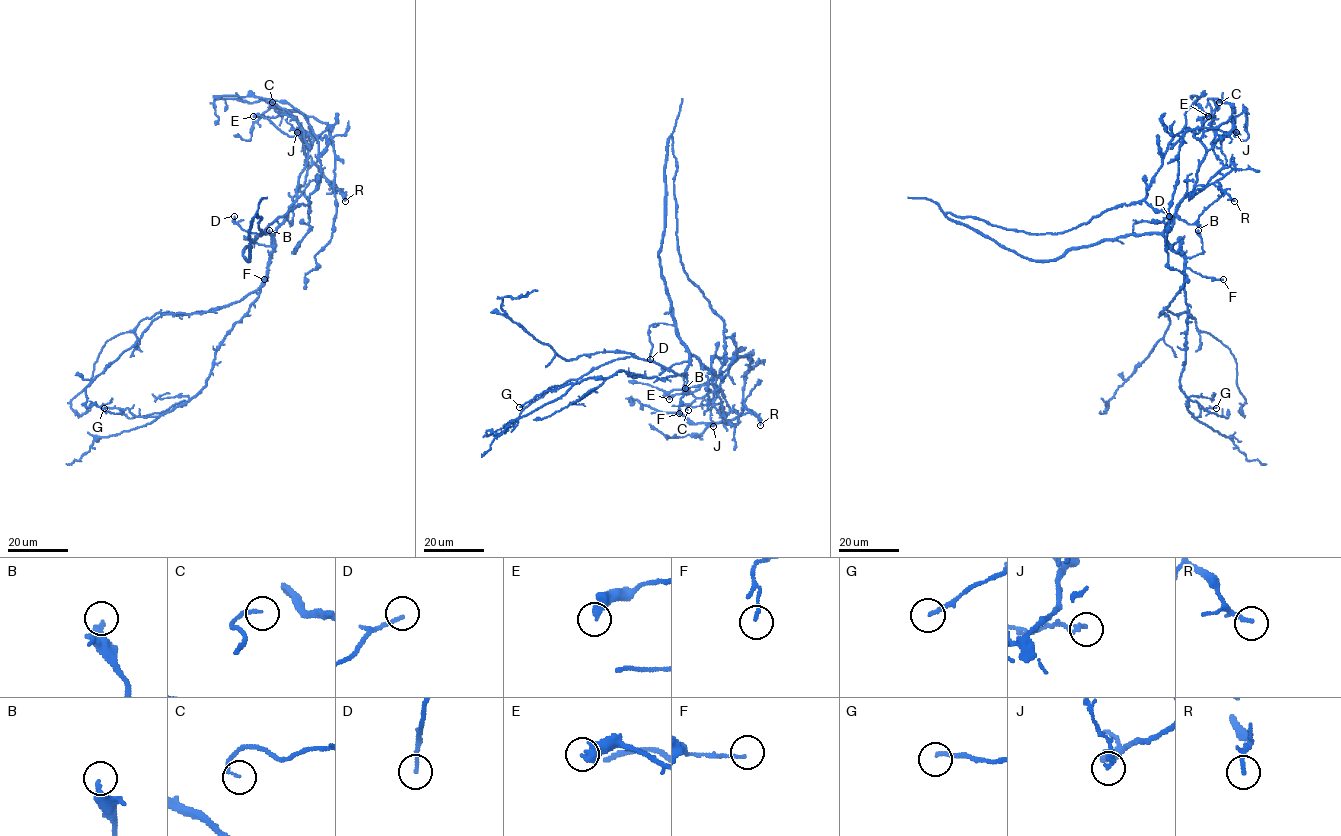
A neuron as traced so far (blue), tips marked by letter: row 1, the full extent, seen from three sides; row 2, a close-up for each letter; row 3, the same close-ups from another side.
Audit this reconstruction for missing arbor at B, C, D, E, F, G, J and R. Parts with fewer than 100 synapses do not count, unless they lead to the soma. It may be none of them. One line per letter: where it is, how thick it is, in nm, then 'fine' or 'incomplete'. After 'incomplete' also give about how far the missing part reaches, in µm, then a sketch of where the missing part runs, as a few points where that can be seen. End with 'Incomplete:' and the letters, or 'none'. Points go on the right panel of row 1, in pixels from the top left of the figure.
B: at (1198, 230); 340 nm thick; fine
C: at (1219, 102); 140 nm thick; fine
D: at (1169, 216); 160 nm thick; fine
E: at (1208, 116); 280 nm thick; fine
F: at (1223, 279); 130 nm thick; fine
G: at (1216, 408); 170 nm thick; fine
J: at (1236, 132); 190 nm thick; fine
R: at (1234, 201); 160 nm thick; fine
Incomplete: none

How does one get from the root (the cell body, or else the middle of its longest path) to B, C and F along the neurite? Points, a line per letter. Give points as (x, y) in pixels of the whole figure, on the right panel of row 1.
B: (1038, 260), (1057, 259), (1103, 240), (1153, 233), (1192, 257), (1202, 252), (1198, 230)
C: (1038, 260), (1057, 259), (1103, 240), (1160, 233), (1193, 189), (1205, 154), (1202, 123), (1219, 102)
F: (1038, 260), (1057, 259), (1069, 250), (1103, 240), (1160, 233), (1183, 257), (1186, 268), (1202, 276), (1223, 279)

